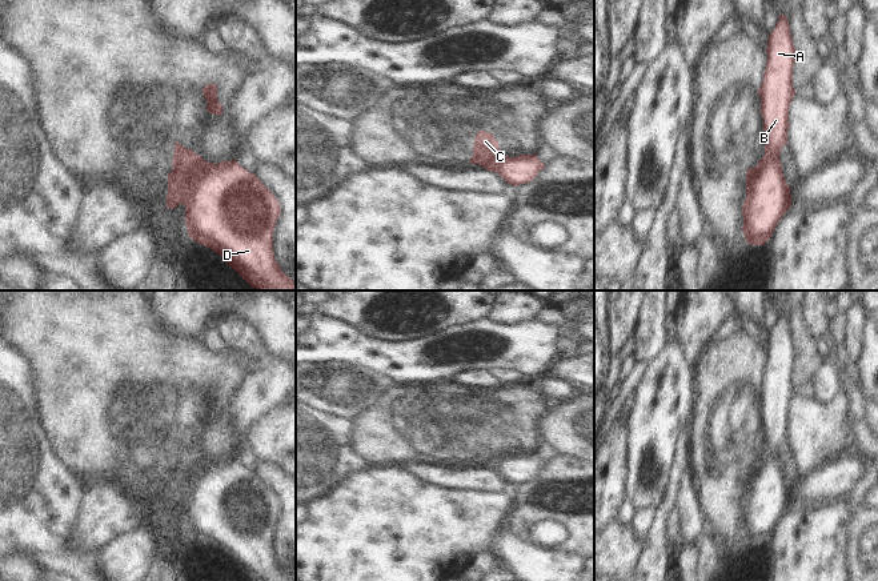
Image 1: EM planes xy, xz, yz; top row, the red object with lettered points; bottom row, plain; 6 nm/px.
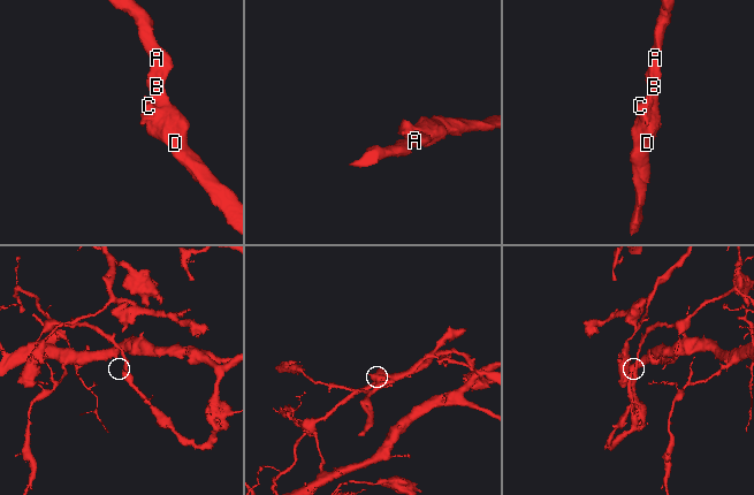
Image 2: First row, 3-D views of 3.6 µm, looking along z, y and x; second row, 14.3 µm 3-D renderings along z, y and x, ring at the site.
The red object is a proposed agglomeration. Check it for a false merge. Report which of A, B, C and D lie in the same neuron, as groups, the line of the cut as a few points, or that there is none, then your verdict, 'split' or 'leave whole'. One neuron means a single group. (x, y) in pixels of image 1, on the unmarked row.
groups A B D / C; cut xy (205, 460), (204, 472), (185, 504); split

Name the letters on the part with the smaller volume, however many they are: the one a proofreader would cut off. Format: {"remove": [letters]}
{"remove": ["C"]}

